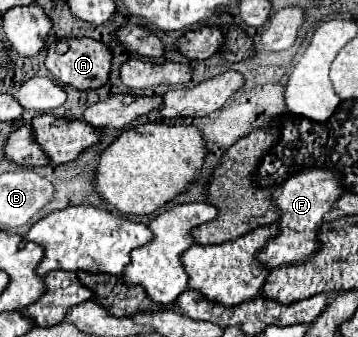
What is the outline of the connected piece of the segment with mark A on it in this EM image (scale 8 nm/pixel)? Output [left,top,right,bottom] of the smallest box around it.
[45,38,111,90]

